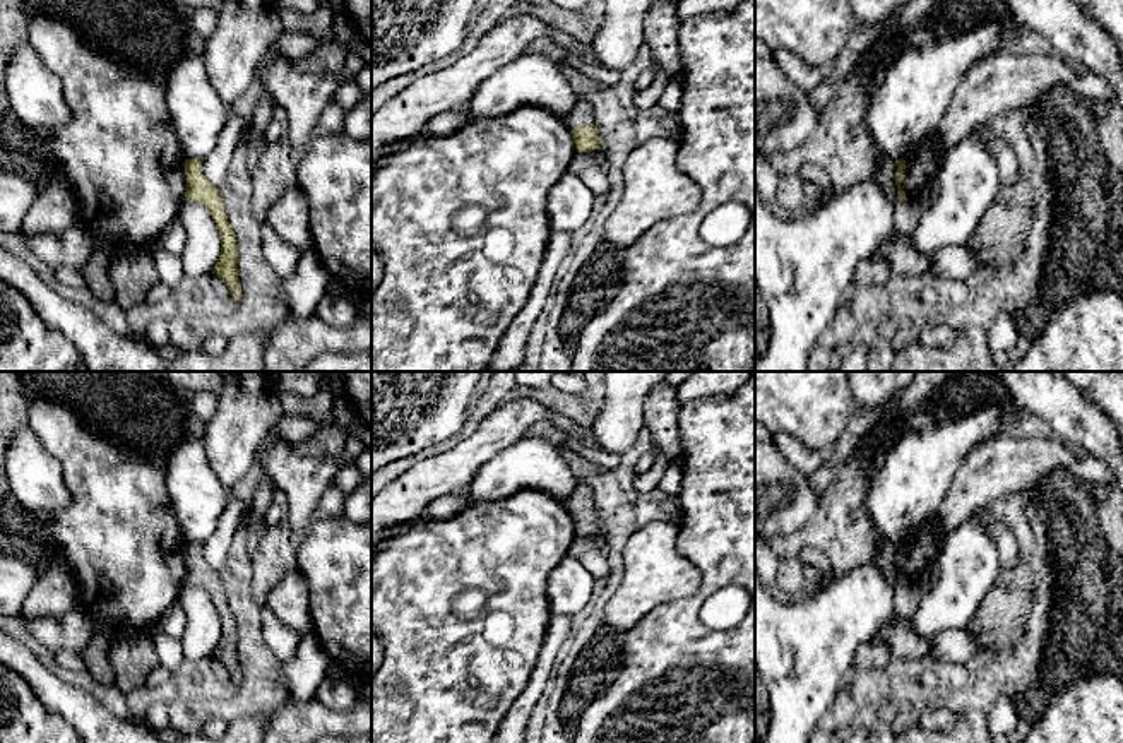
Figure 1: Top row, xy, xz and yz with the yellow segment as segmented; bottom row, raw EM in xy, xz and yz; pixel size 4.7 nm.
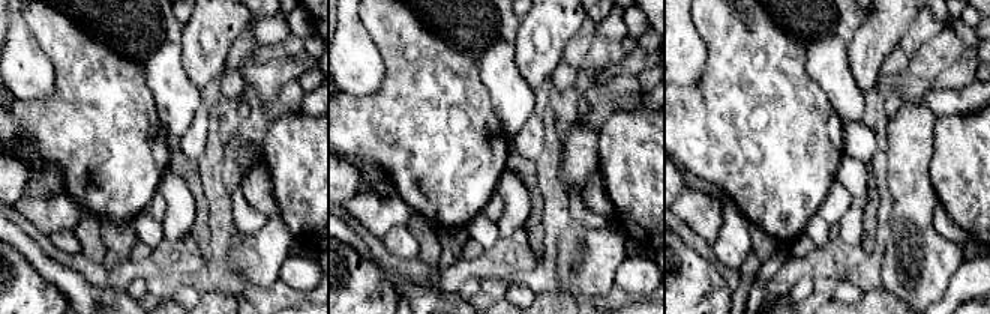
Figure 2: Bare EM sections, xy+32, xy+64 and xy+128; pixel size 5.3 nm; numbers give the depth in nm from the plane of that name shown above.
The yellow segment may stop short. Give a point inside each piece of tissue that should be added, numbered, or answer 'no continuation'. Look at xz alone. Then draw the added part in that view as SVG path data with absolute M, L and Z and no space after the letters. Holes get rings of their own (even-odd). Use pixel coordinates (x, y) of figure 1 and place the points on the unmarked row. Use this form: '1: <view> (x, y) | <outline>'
1: xz (581, 499) | M579 484L575 491L563 500L563 507L568 514L575 510L596 508L596 500L589 484Z

